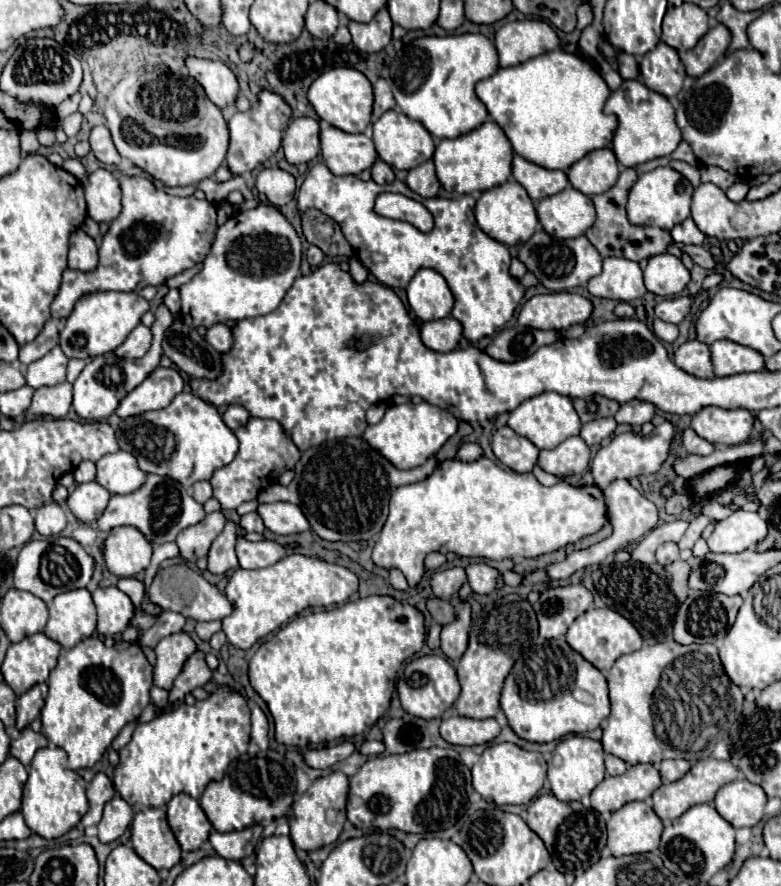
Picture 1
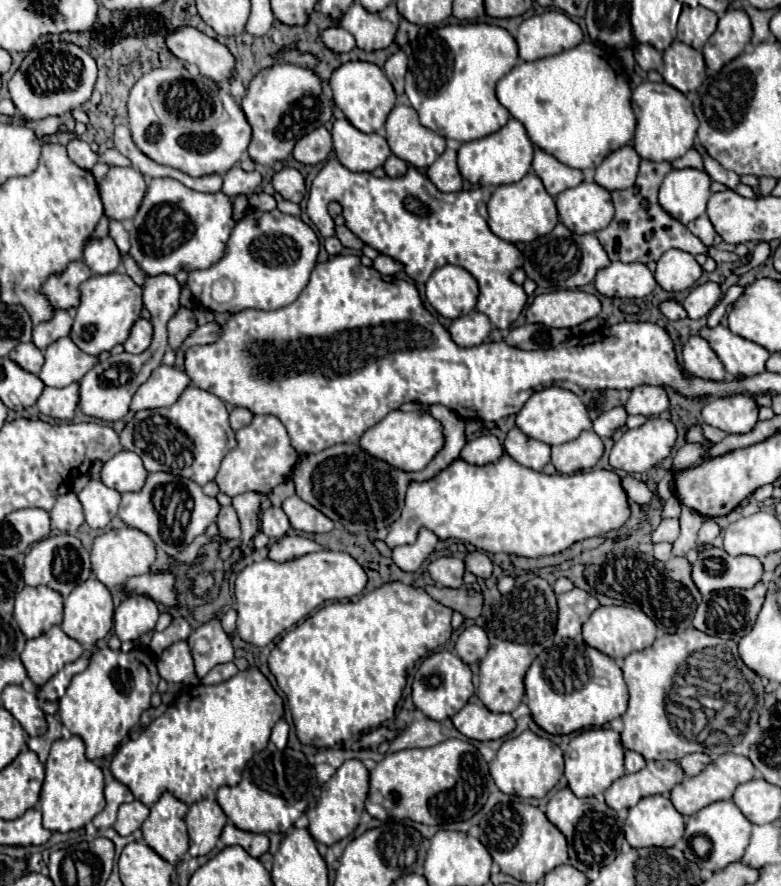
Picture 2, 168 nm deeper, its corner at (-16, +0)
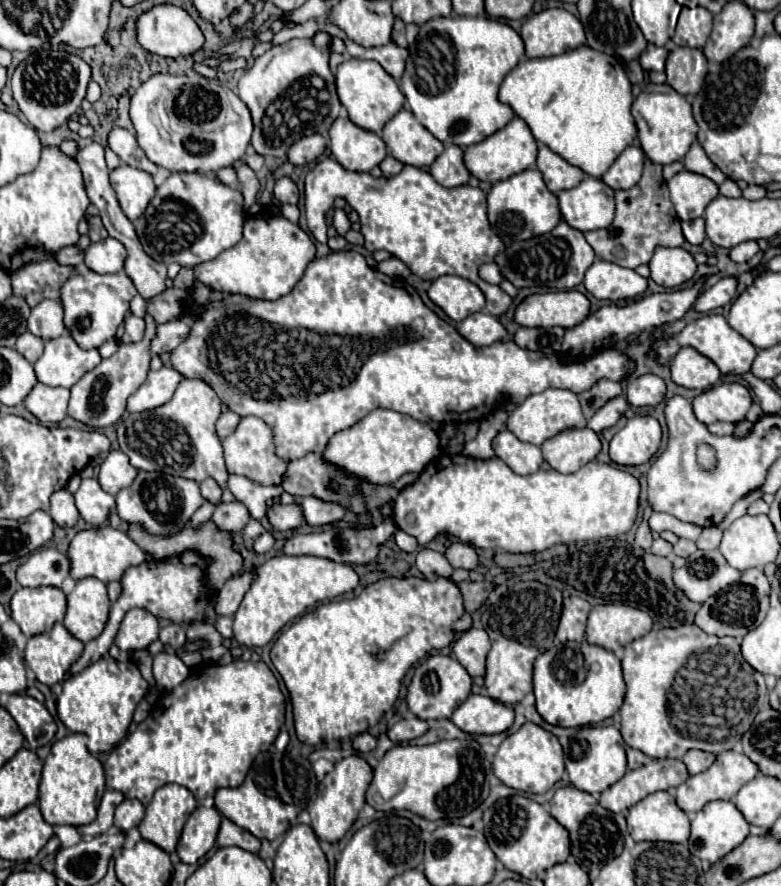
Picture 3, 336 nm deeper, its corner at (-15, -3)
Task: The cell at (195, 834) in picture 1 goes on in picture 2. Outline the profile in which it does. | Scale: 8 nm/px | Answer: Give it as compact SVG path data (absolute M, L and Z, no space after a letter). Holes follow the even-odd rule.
M200 800L192 804L186 814L186 826L190 834L190 854L202 856L214 850L226 822L228 818L224 810L218 806L218 802Z

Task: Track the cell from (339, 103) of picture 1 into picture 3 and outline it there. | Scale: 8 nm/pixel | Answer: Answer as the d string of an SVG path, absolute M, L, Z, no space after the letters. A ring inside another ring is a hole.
M351 57L349 61L343 61L335 73L337 79L337 95L339 101L343 103L343 107L349 113L349 119L367 129L367 131L375 131L377 135L381 135L383 125L403 107L405 103L405 95L401 93L399 85L395 83L395 79L377 63L371 59L355 59Z

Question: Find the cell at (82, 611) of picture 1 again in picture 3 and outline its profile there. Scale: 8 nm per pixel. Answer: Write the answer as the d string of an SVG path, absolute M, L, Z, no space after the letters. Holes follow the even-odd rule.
M95 577L79 579L75 589L67 595L67 613L63 625L79 641L87 643L101 635L111 601L107 597L107 587Z

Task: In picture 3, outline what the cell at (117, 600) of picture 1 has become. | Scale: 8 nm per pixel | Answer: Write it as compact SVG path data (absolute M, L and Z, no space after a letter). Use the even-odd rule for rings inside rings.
M131 609L117 631L115 645L121 651L137 651L147 649L149 643L153 643L159 635L159 623L157 617L143 609Z

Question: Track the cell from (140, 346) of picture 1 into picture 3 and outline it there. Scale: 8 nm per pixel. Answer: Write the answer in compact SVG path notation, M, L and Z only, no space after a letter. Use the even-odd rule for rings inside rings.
M129 315L125 319L125 333L123 333L121 341L123 343L135 343L135 341L141 341L143 335L145 335L145 319Z

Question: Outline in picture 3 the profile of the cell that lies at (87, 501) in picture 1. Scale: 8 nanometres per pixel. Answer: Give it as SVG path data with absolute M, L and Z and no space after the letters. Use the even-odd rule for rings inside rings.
M83 479L75 493L75 503L87 523L103 525L115 507L115 497L105 493L95 479Z

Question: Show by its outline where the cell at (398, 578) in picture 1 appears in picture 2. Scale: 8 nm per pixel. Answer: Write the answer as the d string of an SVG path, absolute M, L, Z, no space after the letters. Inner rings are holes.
M420 528L418 540L410 546L400 546L392 550L392 560L402 572L416 572L424 560L434 552L438 538L428 528Z

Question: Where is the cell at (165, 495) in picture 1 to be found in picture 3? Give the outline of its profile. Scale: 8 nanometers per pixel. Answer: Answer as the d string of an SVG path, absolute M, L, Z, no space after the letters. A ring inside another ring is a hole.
M139 471L135 481L129 487L121 489L115 495L115 499L117 499L117 513L123 521L139 523L149 533L155 535L169 535L179 531L183 525L187 525L191 515L203 505L199 483L183 477L171 477L149 471Z

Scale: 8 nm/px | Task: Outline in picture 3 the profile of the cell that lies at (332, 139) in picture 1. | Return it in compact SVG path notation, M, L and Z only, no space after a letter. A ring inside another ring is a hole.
M339 117L329 129L331 153L349 171L371 171L379 165L387 151L385 143L373 131L357 127L349 117Z

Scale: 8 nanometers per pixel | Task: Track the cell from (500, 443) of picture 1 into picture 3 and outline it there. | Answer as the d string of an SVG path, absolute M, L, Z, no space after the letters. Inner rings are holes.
M507 429L497 433L497 437L493 439L493 449L495 449L495 455L501 461L505 461L517 475L535 473L543 463L543 455L537 445L519 441Z

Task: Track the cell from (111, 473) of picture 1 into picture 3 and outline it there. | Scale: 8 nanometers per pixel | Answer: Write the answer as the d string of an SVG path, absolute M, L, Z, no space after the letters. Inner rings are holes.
M109 451L99 469L99 485L103 491L115 495L123 487L129 487L137 475L137 469L131 465L129 457L123 451Z

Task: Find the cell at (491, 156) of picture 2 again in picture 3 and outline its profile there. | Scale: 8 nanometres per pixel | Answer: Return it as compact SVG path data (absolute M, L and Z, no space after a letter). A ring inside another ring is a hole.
M515 117L515 119L511 119L511 123L507 123L507 127L499 129L495 135L489 135L481 143L475 143L475 145L467 147L463 159L465 159L467 169L471 171L473 177L477 177L481 181L495 183L499 179L507 179L511 175L515 175L519 171L525 171L531 165L535 165L537 141L535 141L531 129L527 127L527 123L521 117Z

